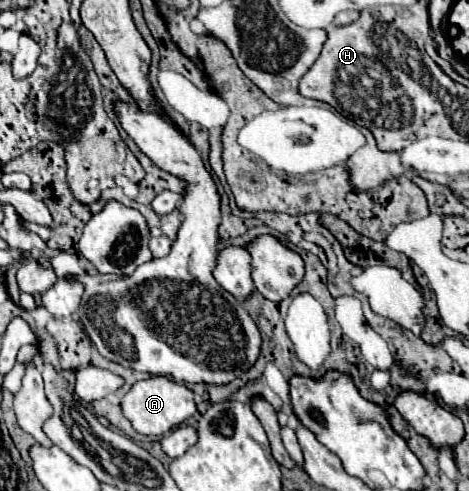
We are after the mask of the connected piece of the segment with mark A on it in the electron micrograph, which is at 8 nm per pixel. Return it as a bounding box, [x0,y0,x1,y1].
[121,376,197,436]

